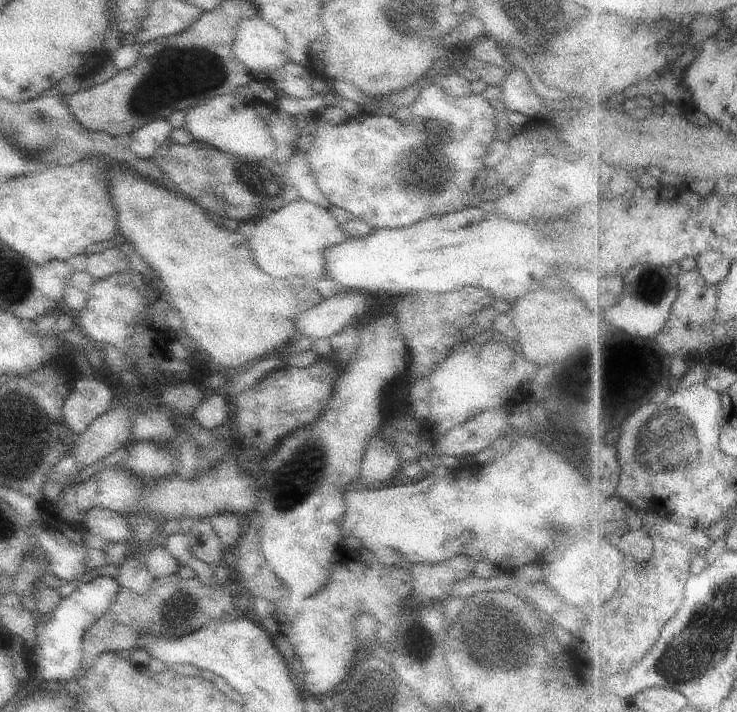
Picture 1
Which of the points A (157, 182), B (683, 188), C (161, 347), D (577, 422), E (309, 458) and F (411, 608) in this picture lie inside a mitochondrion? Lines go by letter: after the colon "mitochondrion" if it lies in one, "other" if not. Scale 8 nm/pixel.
A: other
B: other
C: other
D: mitochondrion
E: mitochondrion
F: other

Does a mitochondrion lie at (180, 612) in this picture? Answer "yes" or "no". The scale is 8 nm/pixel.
yes

